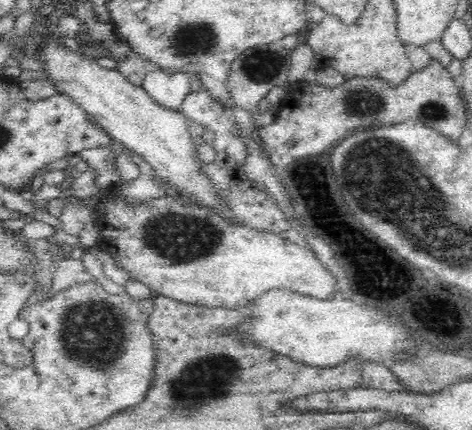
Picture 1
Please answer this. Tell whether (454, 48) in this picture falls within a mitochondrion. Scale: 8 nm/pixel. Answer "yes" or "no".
no

